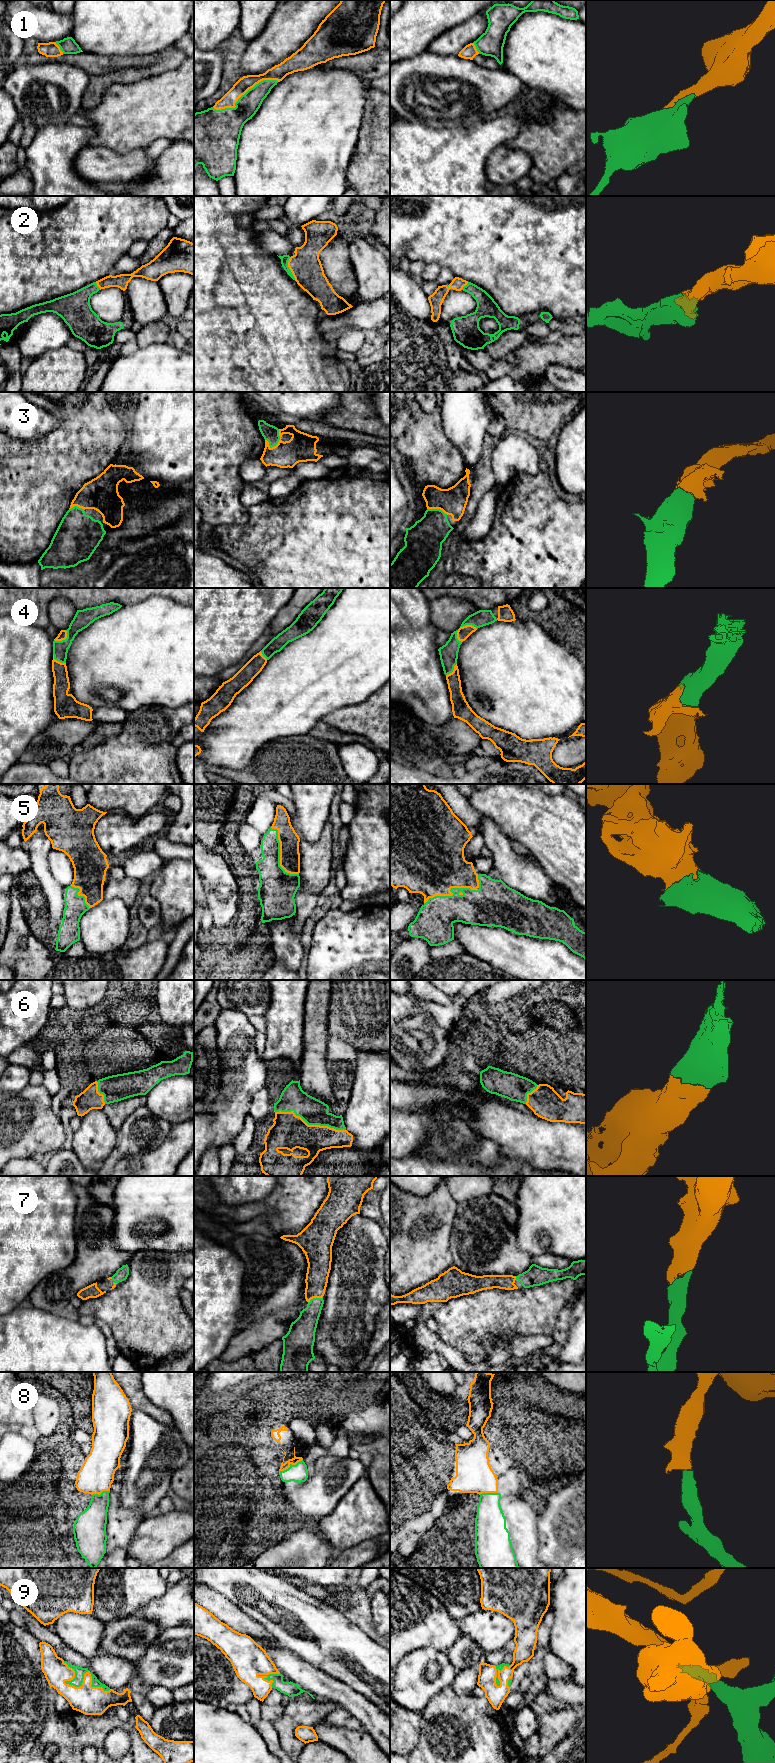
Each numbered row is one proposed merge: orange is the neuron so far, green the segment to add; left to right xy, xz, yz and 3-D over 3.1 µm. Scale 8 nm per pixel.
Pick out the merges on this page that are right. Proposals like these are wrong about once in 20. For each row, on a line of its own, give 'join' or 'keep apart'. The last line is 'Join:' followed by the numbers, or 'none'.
1: join
2: join
3: join
4: join
5: join
6: join
7: join
8: join
9: join
Join: 1, 2, 3, 4, 5, 6, 7, 8, 9

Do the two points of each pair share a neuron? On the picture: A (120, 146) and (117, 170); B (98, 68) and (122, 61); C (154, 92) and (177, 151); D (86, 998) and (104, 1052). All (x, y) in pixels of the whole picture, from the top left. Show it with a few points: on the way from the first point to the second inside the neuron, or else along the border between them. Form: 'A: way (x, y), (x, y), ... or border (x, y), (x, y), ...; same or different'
A: border (97, 145), (108, 147), (121, 154), (142, 148); different
B: way (104, 64), (116, 62); same
C: border (183, 140), (174, 140), (172, 142); different
D: border (106, 990), (103, 997), (93, 1007); different

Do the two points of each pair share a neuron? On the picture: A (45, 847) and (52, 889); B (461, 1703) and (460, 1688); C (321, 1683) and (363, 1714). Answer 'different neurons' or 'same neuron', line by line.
A: same neuron
B: different neurons
C: same neuron

